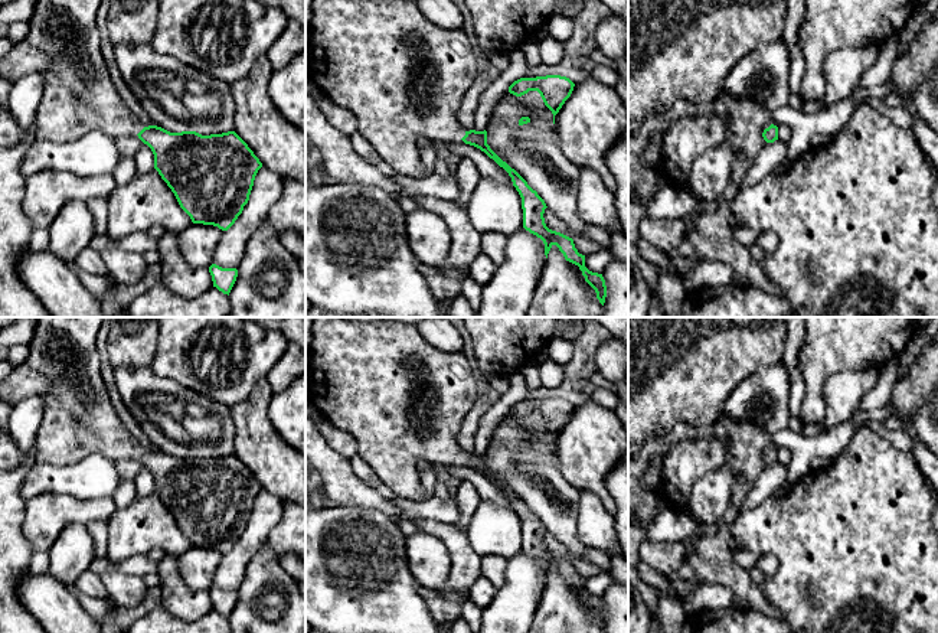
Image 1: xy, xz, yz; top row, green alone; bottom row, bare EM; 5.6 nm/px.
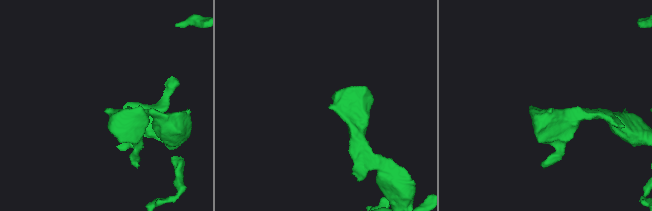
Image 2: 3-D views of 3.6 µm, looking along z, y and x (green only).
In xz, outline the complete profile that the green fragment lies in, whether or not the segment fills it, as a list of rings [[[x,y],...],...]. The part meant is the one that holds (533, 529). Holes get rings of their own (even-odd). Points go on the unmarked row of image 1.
[[[314,317],[313,342],[310,350],[310,404],[336,428],[349,433],[357,444],[357,456],[363,459],[376,473],[376,476],[398,497],[409,500],[422,500],[422,484],[416,470],[419,459],[429,464],[455,466],[463,463],[474,469],[493,482],[512,500],[513,509],[522,521],[523,551],[540,561],[545,567],[545,578],[553,568],[559,571],[565,583],[578,588],[585,604],[595,613],[597,621],[604,629],[607,608],[602,597],[592,596],[585,590],[585,578],[575,571],[573,562],[552,554],[545,546],[545,523],[533,513],[527,505],[506,484],[503,484],[487,467],[487,454],[465,454],[457,444],[458,431],[467,412],[478,395],[478,382],[475,369],[461,353],[445,353],[426,343],[415,324],[379,320],[357,322],[346,317]]]

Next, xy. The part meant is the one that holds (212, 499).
[[[37,317],[26,365],[42,373],[50,386],[39,395],[45,412],[36,437],[35,464],[69,466],[92,454],[112,461],[137,457],[151,472],[154,492],[192,545],[228,554],[248,526],[262,486],[235,454],[202,459],[144,450],[118,418],[102,379],[97,349],[101,326],[102,317]]]

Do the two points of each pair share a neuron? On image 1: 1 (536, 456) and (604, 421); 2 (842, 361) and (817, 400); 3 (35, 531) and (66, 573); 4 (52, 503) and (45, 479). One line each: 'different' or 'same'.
1: different
2: same
3: different
4: different

